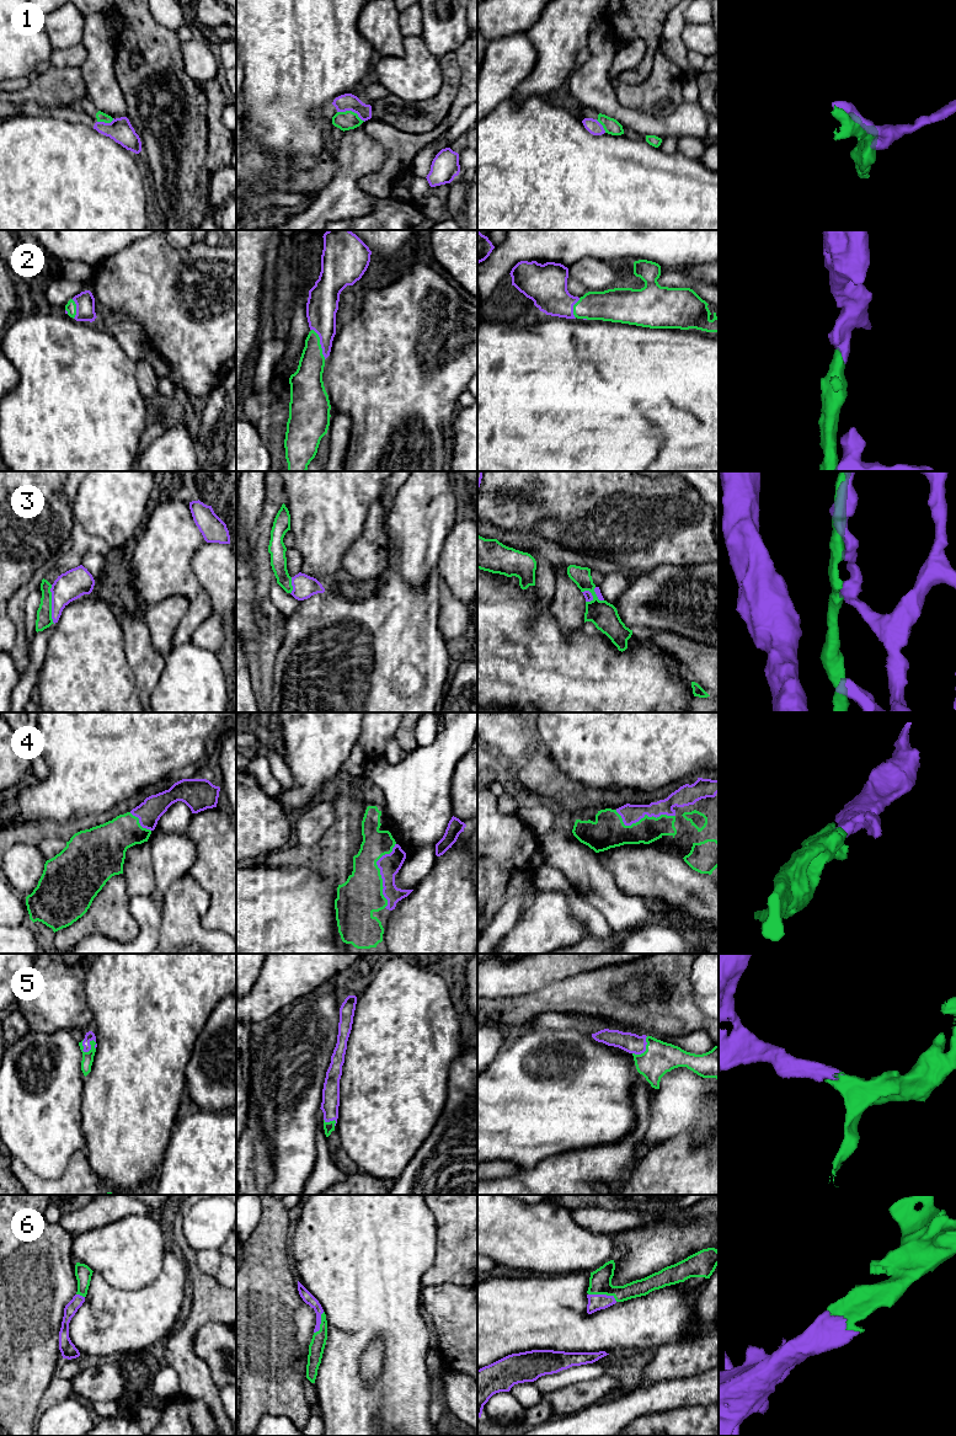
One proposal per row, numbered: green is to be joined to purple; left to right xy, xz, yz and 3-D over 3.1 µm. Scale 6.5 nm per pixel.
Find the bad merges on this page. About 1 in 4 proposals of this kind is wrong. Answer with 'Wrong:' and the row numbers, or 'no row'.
Wrong: 1, 3

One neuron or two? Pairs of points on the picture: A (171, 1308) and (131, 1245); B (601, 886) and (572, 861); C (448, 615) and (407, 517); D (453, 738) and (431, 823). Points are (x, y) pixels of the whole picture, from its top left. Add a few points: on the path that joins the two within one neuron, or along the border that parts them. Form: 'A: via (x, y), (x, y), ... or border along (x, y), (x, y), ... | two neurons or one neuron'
A: border along (164, 1254), (161, 1271), (151, 1282), (124, 1288) | two neurons
B: via (593, 881), (580, 868) | one neuron
C: border along (439, 577), (439, 612), (437, 622) | two neurons
D: via (438, 759), (427, 772), (427, 802) | one neuron

